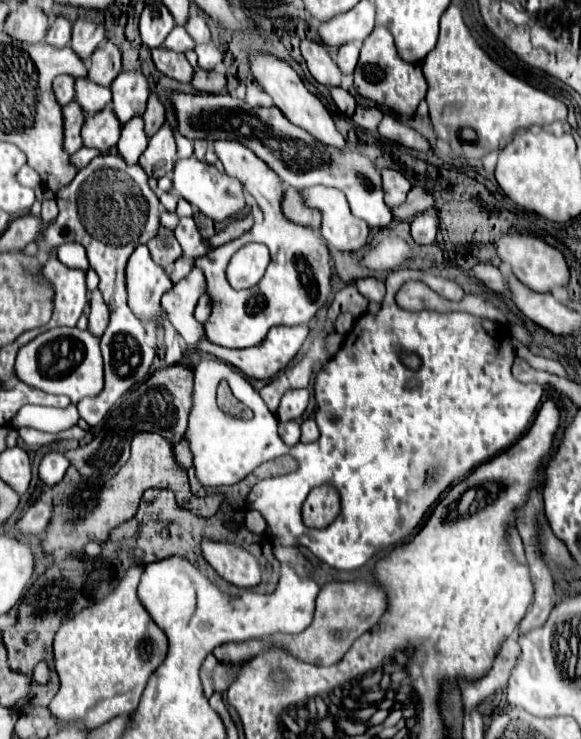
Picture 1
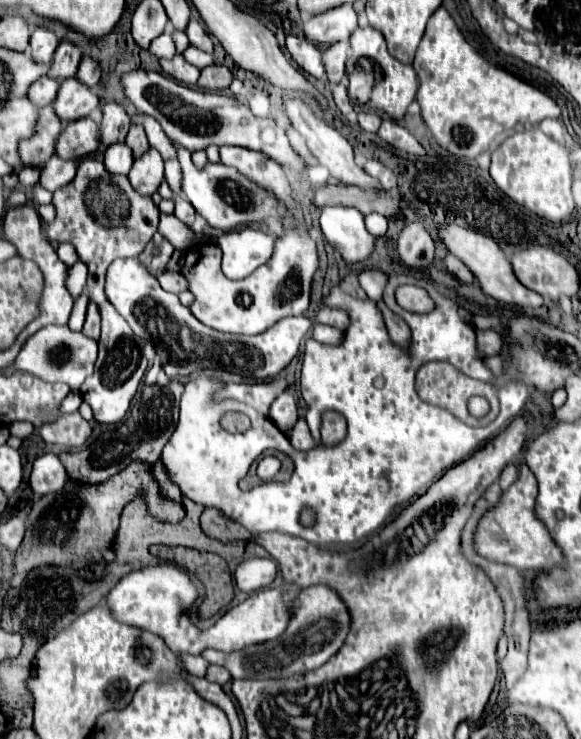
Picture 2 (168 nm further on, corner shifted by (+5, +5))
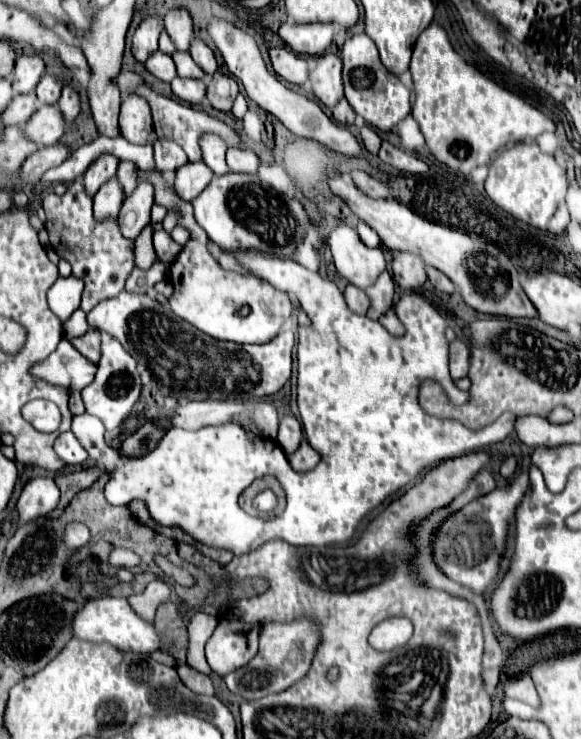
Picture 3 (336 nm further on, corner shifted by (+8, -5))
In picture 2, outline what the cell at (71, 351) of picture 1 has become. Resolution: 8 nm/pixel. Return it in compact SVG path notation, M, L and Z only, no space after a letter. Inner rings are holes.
M44 326L24 342L16 360L4 370L4 374L12 376L14 372L28 372L44 382L64 382L72 390L78 390L94 370L96 352L98 342L86 338L82 332L72 332L68 326Z

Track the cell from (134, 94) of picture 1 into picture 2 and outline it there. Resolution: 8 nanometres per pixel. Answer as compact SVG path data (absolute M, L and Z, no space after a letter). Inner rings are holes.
M108 100L102 104L102 124L100 124L100 142L102 148L110 146L116 140L126 138L126 132L130 128L130 114L126 112L126 106L116 100Z

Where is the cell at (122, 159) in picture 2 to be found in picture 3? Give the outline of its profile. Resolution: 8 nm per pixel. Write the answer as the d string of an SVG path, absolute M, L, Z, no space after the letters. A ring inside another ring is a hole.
M109 180L107 184L103 184L103 188L99 188L99 192L93 198L93 212L95 212L95 220L113 220L119 214L119 208L123 204L123 190L117 184L117 180Z

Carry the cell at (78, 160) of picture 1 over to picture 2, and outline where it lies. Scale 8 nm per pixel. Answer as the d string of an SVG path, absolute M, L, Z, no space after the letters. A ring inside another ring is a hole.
M52 156L40 174L40 184L54 192L56 188L68 184L74 178L76 170L78 170L76 160L62 160L60 156Z

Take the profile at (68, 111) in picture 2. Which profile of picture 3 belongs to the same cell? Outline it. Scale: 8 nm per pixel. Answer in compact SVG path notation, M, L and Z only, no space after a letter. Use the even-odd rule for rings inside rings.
M39 106L35 116L31 116L31 120L27 120L27 124L21 128L23 134L27 134L27 140L35 142L37 146L51 146L65 134L67 124L57 106Z

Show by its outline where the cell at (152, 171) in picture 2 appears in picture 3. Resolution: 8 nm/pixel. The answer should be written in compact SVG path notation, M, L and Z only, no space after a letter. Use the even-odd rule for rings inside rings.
M139 182L135 192L125 198L121 212L119 212L119 228L123 236L129 240L135 240L141 230L149 224L149 214L153 206L153 188L147 182Z

